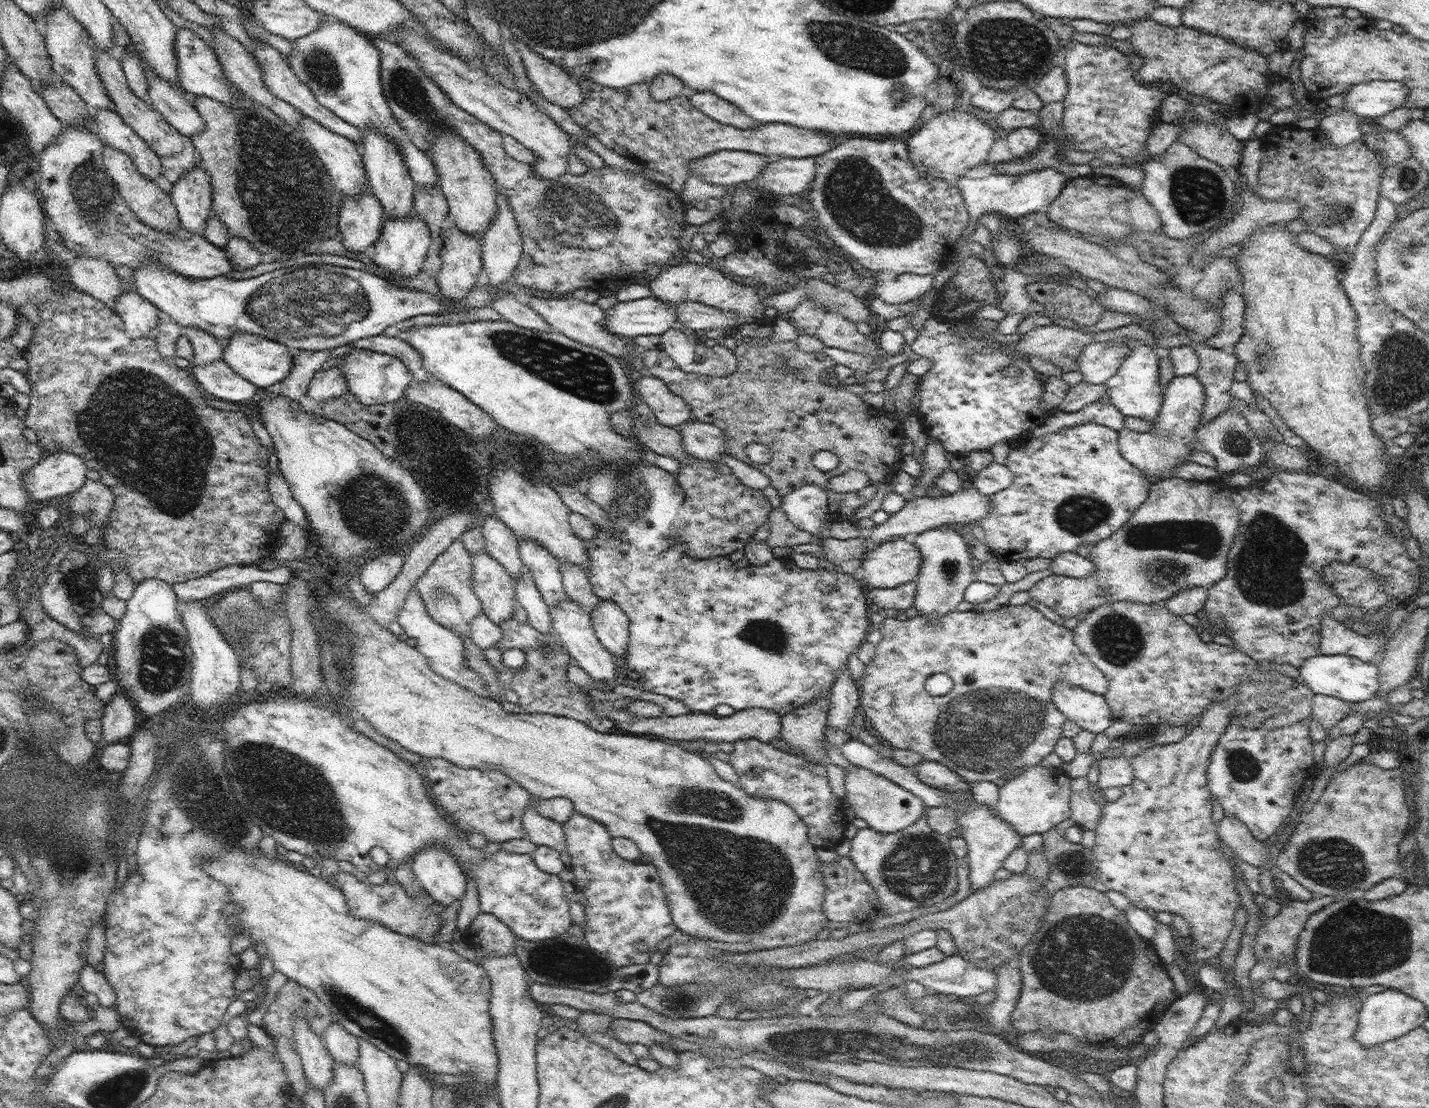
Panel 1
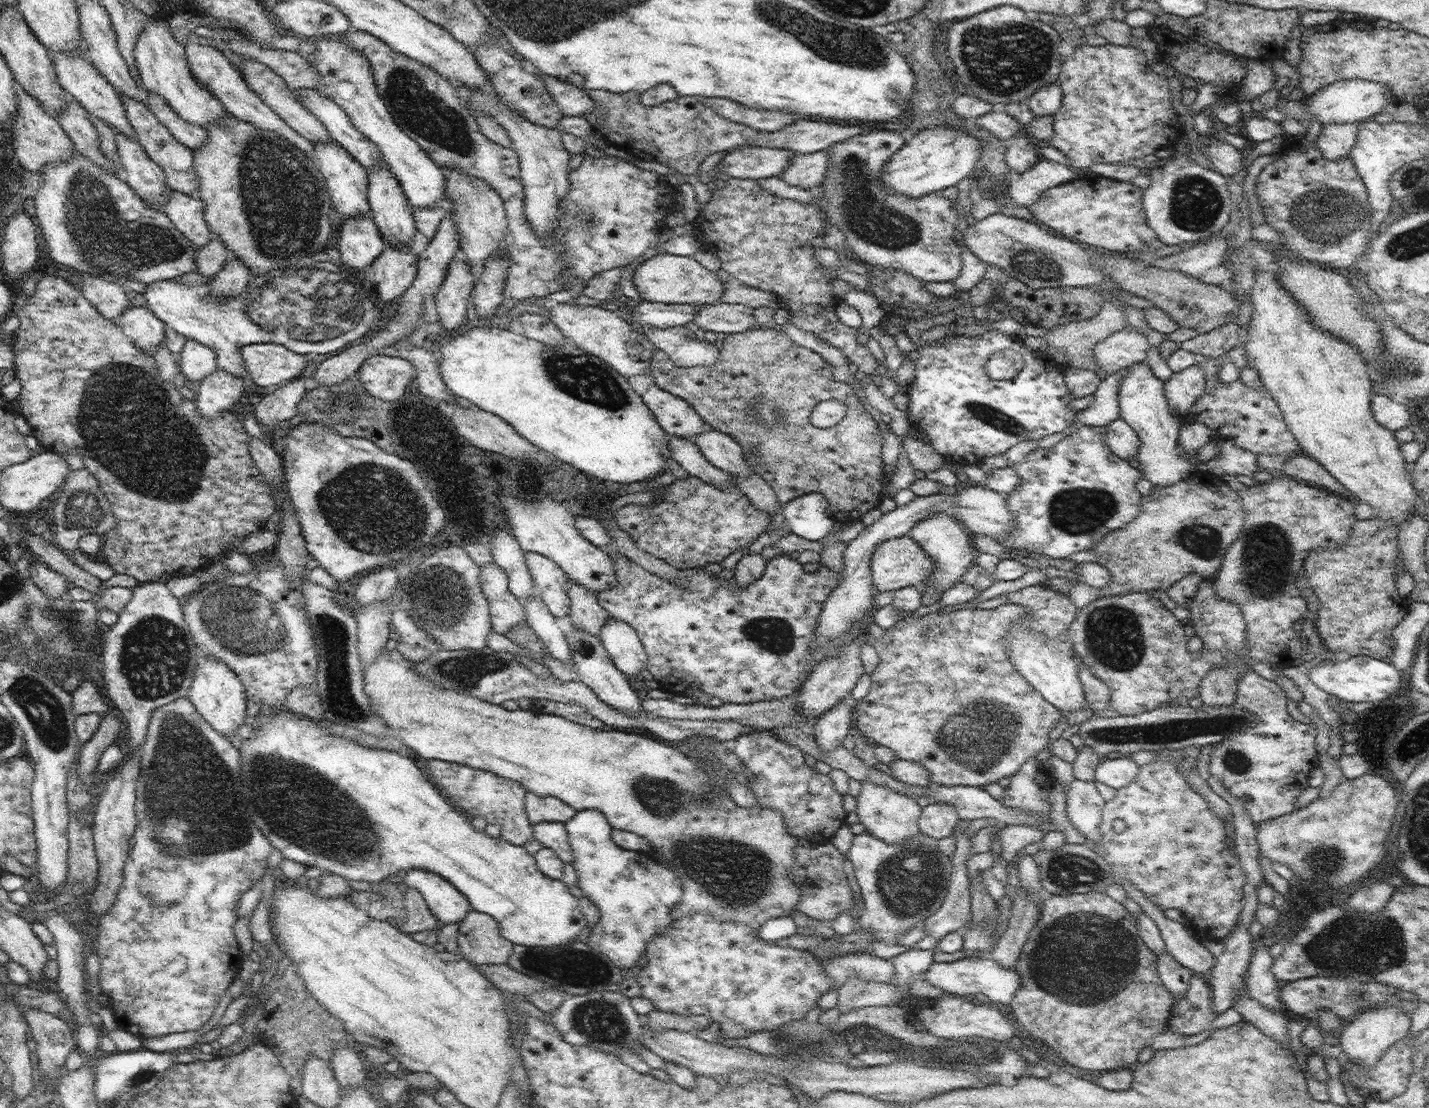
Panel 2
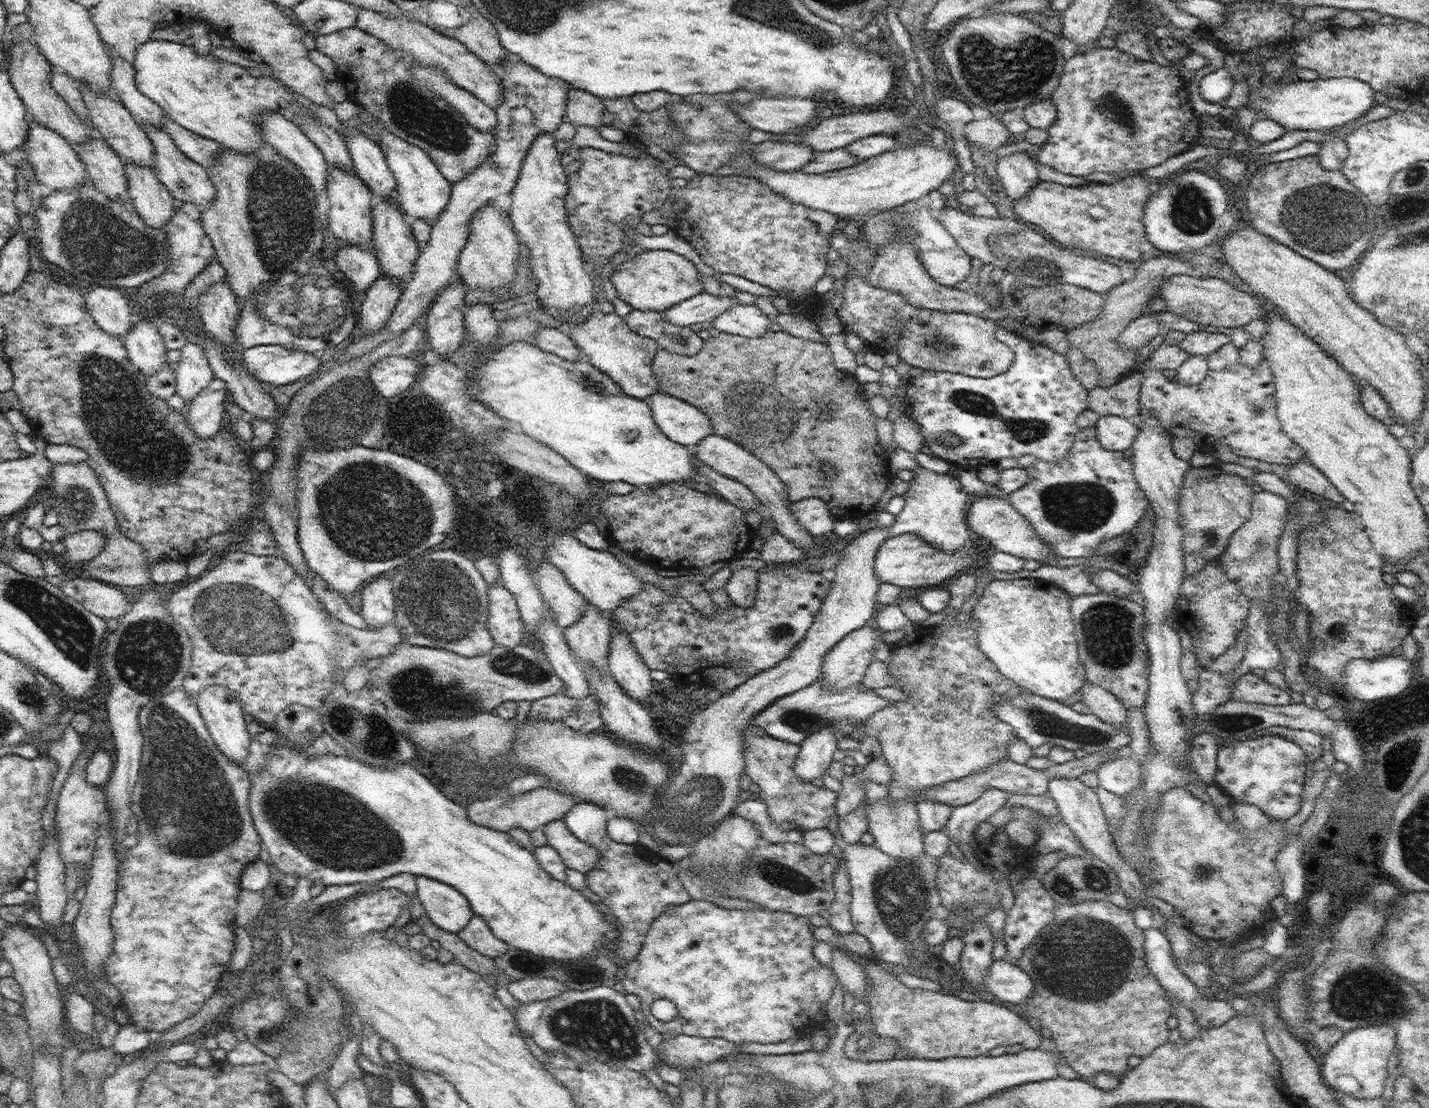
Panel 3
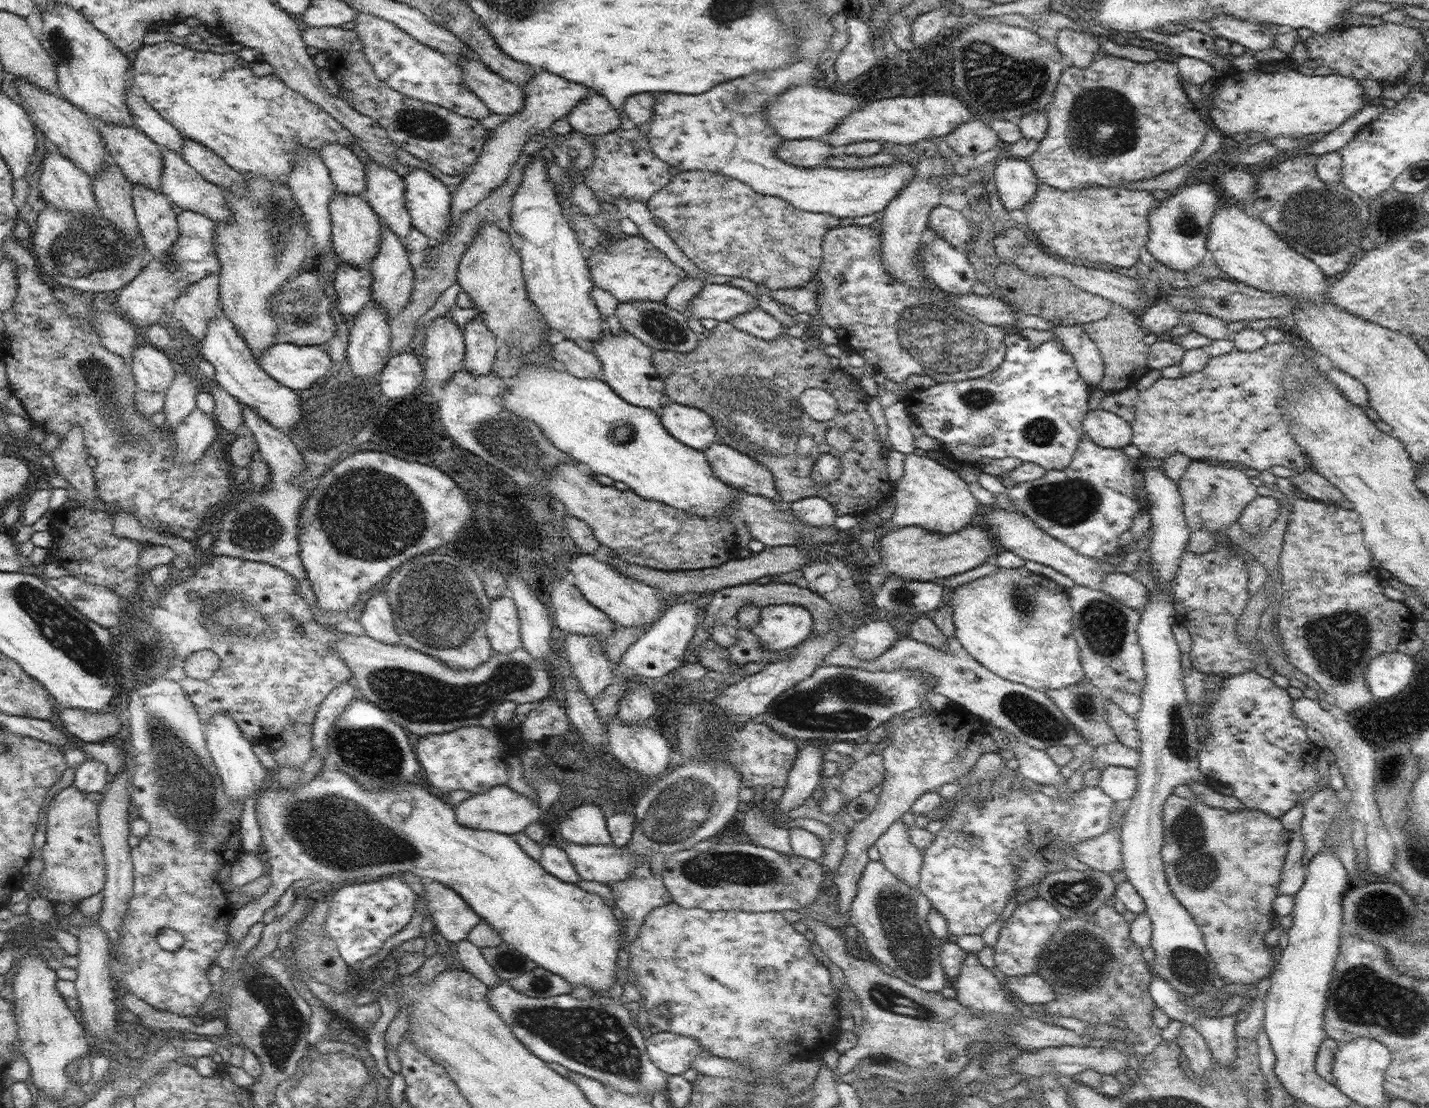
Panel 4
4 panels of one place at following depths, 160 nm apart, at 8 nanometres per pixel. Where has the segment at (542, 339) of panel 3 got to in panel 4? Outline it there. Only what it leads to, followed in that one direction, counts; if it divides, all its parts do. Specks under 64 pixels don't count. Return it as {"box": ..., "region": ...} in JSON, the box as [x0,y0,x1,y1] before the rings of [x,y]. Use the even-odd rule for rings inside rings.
{"box":[549,340,600,378],"region":[[[564,340],[549,344],[549,351],[554,360],[564,362],[570,374],[578,378],[600,377],[600,359],[592,351],[584,351],[578,347],[576,341]]]}

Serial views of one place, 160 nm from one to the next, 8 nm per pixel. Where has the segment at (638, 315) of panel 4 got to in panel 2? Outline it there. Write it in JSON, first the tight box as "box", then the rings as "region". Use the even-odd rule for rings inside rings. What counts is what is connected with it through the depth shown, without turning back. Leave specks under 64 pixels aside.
{"box":[642,326,718,366],"region":[[[654,326],[642,328],[644,334],[654,343],[656,350],[666,353],[678,366],[710,366],[718,362],[718,345],[696,339],[690,326],[675,326],[670,329]]]}

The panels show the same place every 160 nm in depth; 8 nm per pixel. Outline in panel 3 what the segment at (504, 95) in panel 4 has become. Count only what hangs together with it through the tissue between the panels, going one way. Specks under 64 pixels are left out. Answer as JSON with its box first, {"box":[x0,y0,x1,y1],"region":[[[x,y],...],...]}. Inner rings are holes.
{"box":[355,9,504,106],"region":[[[359,9],[355,26],[373,34],[400,55],[405,57],[411,55],[420,60],[424,66],[437,66],[452,82],[456,83],[456,86],[465,88],[487,105],[498,106],[504,102],[501,75],[498,71],[470,52],[460,41],[436,32],[418,19],[411,19],[406,15],[387,15],[372,9]]]}

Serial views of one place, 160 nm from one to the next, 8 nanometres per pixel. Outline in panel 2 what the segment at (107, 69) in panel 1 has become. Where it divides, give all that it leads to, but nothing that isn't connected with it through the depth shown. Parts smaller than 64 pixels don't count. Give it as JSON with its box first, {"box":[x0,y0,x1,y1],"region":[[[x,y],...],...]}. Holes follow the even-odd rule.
{"box":[120,94,200,196],"region":[[[122,94],[120,95],[123,99],[128,120],[137,136],[137,142],[142,146],[142,150],[148,154],[152,162],[156,162],[156,165],[160,166],[163,170],[166,185],[173,191],[180,191],[181,193],[188,194],[188,196],[198,192],[200,179],[198,179],[194,168],[194,151],[188,149],[184,144],[180,144],[170,134],[170,131],[153,115],[153,112],[144,102],[131,99]]]}

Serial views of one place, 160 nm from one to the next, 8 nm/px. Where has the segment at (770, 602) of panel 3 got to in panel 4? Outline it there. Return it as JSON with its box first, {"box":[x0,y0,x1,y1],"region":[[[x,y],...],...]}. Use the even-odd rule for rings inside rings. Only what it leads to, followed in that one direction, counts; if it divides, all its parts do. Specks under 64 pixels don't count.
{"box":[751,604,813,653],"region":[[[795,604],[767,605],[761,608],[760,622],[752,628],[751,632],[758,637],[760,645],[776,653],[786,649],[798,647],[812,634],[813,618],[809,610]]]}

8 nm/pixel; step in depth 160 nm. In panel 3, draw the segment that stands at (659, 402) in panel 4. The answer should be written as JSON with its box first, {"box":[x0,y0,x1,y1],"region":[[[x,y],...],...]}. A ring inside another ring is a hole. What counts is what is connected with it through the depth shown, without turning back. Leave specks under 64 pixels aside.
{"box":[569,311,660,400],"region":[[[592,311],[583,321],[570,324],[569,335],[581,350],[582,355],[603,373],[606,373],[629,396],[648,400],[651,394],[660,391],[652,370],[658,346],[655,340],[634,332],[625,317],[616,313]]]}

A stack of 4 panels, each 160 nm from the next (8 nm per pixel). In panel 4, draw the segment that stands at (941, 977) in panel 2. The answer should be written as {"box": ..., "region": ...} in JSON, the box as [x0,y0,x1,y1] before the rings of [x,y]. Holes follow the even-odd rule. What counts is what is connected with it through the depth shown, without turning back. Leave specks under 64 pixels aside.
{"box":[1002,973,1056,1005],"region":[[[1038,973],[1019,977],[1005,975],[1002,981],[1007,991],[1011,991],[1029,1005],[1045,1005],[1056,998],[1056,991]]]}

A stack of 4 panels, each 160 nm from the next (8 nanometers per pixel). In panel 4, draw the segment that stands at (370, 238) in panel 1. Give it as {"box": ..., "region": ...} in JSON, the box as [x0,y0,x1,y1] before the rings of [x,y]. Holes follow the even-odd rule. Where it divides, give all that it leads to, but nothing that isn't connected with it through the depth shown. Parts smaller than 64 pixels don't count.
{"box":[334,264,372,316],"region":[[[340,264],[334,283],[335,308],[342,316],[355,316],[372,300],[372,274],[370,268],[360,270],[349,264]]]}

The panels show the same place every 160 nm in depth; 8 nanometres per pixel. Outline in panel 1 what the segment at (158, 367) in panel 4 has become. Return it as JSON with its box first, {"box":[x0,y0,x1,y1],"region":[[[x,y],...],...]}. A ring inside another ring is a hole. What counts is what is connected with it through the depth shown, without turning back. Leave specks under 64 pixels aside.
{"box":[114,287,160,338],"region":[[[125,287],[114,309],[123,320],[130,338],[152,337],[156,333],[160,320],[159,308],[133,288]]]}

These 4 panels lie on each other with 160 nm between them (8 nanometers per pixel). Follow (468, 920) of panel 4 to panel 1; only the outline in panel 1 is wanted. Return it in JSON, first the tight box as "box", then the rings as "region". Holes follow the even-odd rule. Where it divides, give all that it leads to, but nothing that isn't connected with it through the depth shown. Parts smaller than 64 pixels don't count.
{"box":[412,845,466,908],"region":[[[440,845],[424,847],[412,858],[412,868],[421,890],[446,908],[464,898],[466,874],[457,858]]]}

